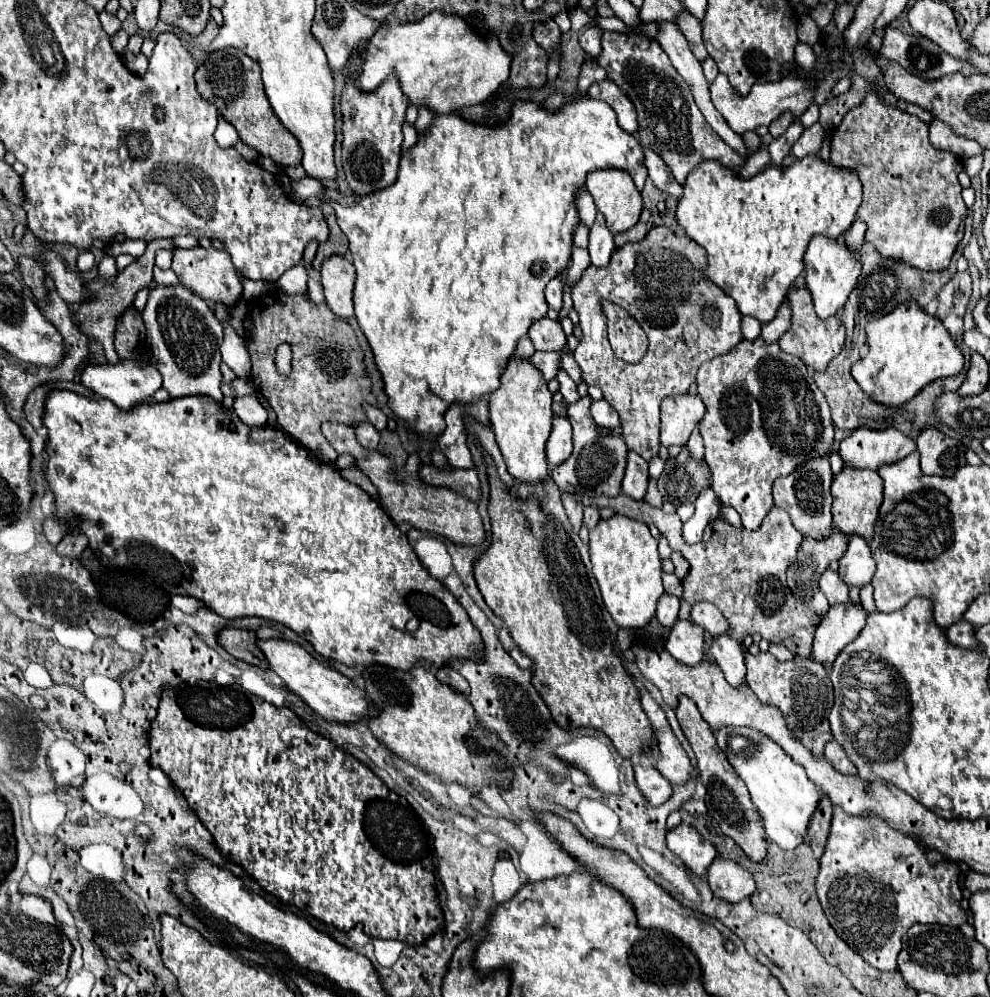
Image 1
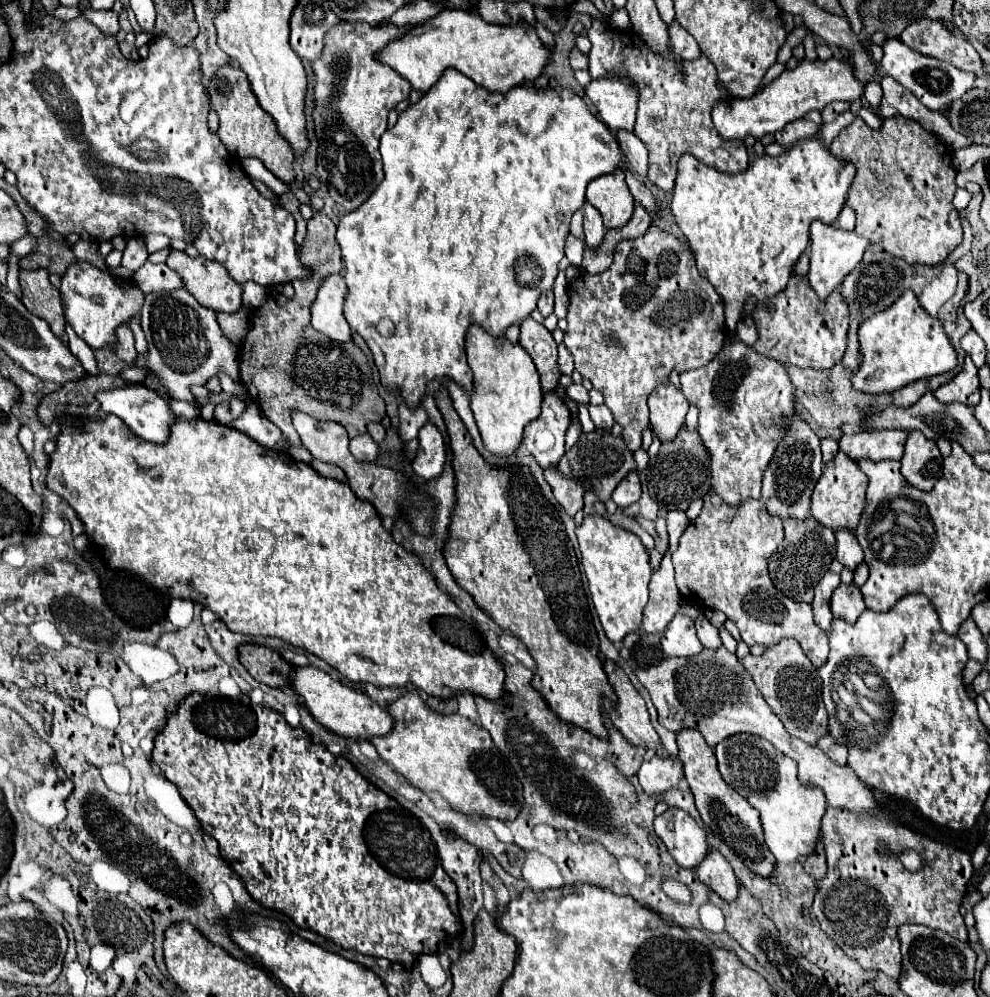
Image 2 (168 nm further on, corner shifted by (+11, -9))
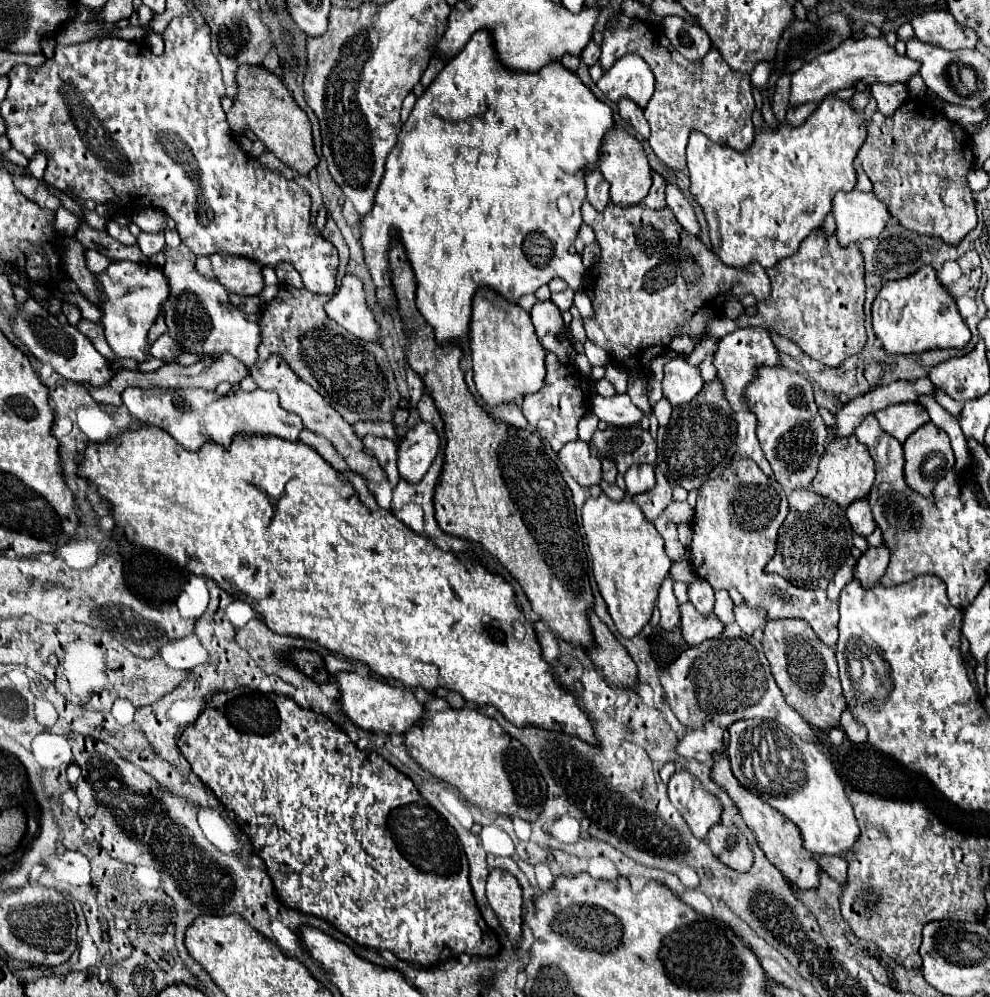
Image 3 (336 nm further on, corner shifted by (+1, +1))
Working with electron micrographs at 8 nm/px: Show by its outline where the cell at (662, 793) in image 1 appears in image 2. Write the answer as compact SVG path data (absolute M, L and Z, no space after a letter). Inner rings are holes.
M653 756L645 760L639 768L639 784L643 786L645 794L659 796L671 788L679 788L683 784L683 768L681 762L673 758L659 758Z

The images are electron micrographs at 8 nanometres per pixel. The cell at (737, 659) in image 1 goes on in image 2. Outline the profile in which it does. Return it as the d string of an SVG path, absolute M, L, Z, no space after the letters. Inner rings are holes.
M701 614L701 618L697 620L695 624L697 628L697 636L701 640L701 644L707 648L707 650L717 650L721 646L721 638L719 638L719 630L715 626L711 626L711 622Z

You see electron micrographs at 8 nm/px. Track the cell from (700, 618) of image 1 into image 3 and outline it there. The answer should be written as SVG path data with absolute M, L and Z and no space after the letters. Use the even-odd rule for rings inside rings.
M801 618L769 620L763 628L763 650L771 664L777 686L781 688L789 706L793 706L805 722L819 730L831 730L839 726L839 718L847 708L839 682L839 670L835 660L835 648L823 644L813 628Z

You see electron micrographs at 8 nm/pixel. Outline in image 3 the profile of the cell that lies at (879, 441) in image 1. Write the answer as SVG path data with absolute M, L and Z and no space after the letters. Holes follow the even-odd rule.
M903 402L879 410L877 420L881 428L885 428L885 432L895 436L899 442L905 442L909 434L913 434L919 426L929 422L929 414L919 402Z

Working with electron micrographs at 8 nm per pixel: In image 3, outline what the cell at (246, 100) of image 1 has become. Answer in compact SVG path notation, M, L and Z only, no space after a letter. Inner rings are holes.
M241 66L237 76L239 96L235 98L233 108L227 112L231 130L235 134L243 134L247 128L253 130L265 148L271 150L283 164L297 170L299 174L309 174L309 170L319 164L311 138L311 122L307 114L297 106L283 80L269 72L265 66Z

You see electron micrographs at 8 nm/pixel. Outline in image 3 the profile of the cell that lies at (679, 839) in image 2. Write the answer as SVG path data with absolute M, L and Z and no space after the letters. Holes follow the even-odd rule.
M677 770L667 786L673 806L687 820L691 832L697 838L705 838L709 828L721 818L723 808L719 798L709 794L689 770Z

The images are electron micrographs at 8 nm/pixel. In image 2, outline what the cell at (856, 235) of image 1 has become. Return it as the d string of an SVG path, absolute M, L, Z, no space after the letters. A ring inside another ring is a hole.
M845 206L845 208L841 210L835 226L837 226L839 230L853 230L853 228L855 228L855 212Z

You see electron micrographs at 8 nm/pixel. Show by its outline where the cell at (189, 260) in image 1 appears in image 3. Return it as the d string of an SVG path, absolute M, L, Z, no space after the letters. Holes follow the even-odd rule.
M213 254L209 256L213 262L213 272L217 280L225 286L227 292L239 296L255 296L263 290L263 274L261 264L247 260L243 256L229 254Z

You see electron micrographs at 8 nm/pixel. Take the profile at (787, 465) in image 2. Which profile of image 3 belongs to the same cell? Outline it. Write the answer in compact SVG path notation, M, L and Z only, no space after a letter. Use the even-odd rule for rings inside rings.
M781 364L759 366L757 380L745 388L745 404L757 416L757 440L773 468L775 480L787 490L811 488L827 440L825 422L813 400L811 382Z

